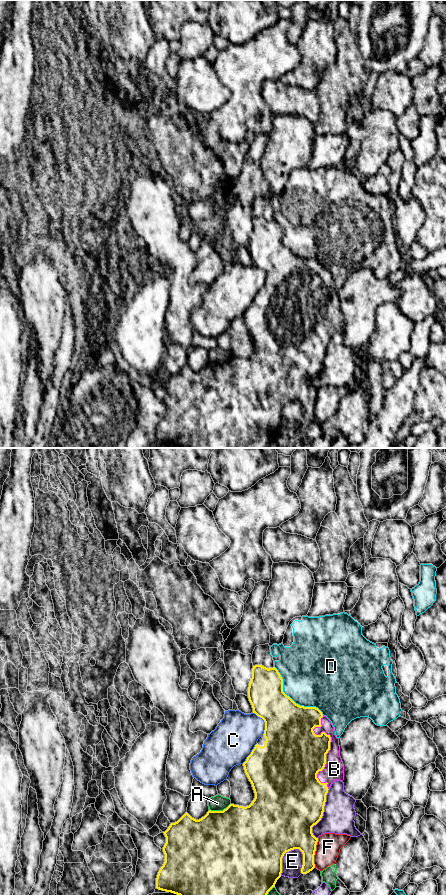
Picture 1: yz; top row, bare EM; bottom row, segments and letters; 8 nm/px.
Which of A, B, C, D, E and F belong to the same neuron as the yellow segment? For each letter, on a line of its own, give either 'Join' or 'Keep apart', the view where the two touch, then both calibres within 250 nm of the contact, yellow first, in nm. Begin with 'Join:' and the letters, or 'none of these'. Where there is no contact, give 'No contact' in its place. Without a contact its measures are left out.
Join: B
A: Keep apart. Touches yellow in yz. Thickness 500 nm (yellow) against 130 nm
B: Join. Touches yellow in yz. Thickness 420 nm (yellow) against 160 nm
C: Keep apart. Touches yellow in yz. Thickness 380 nm (yellow) against 340 nm
D: Keep apart. Touches yellow in yz. Thickness 380 nm (yellow) against 480 nm
E: Keep apart. Touches yellow in yz. Thickness 500 nm (yellow) against 170 nm
F: Keep apart. Touches yellow in yz. Thickness 300 nm (yellow) against 190 nm

